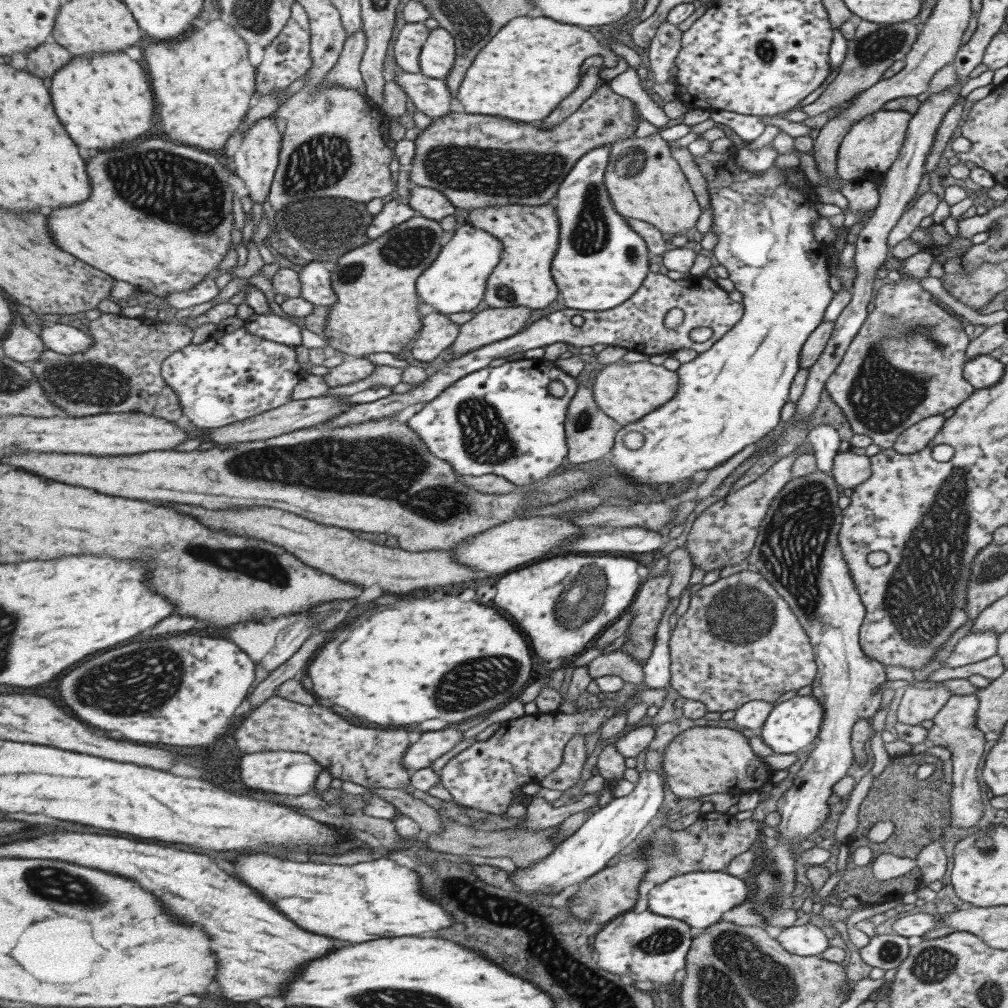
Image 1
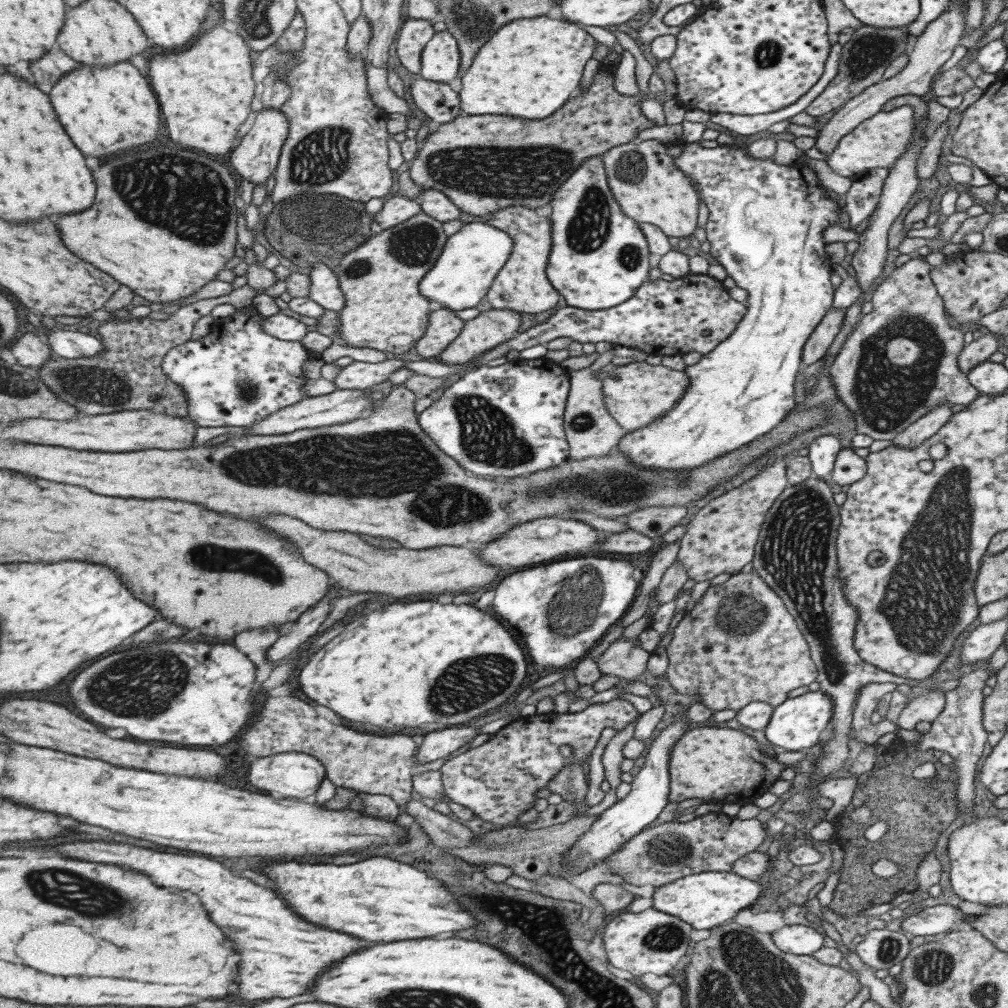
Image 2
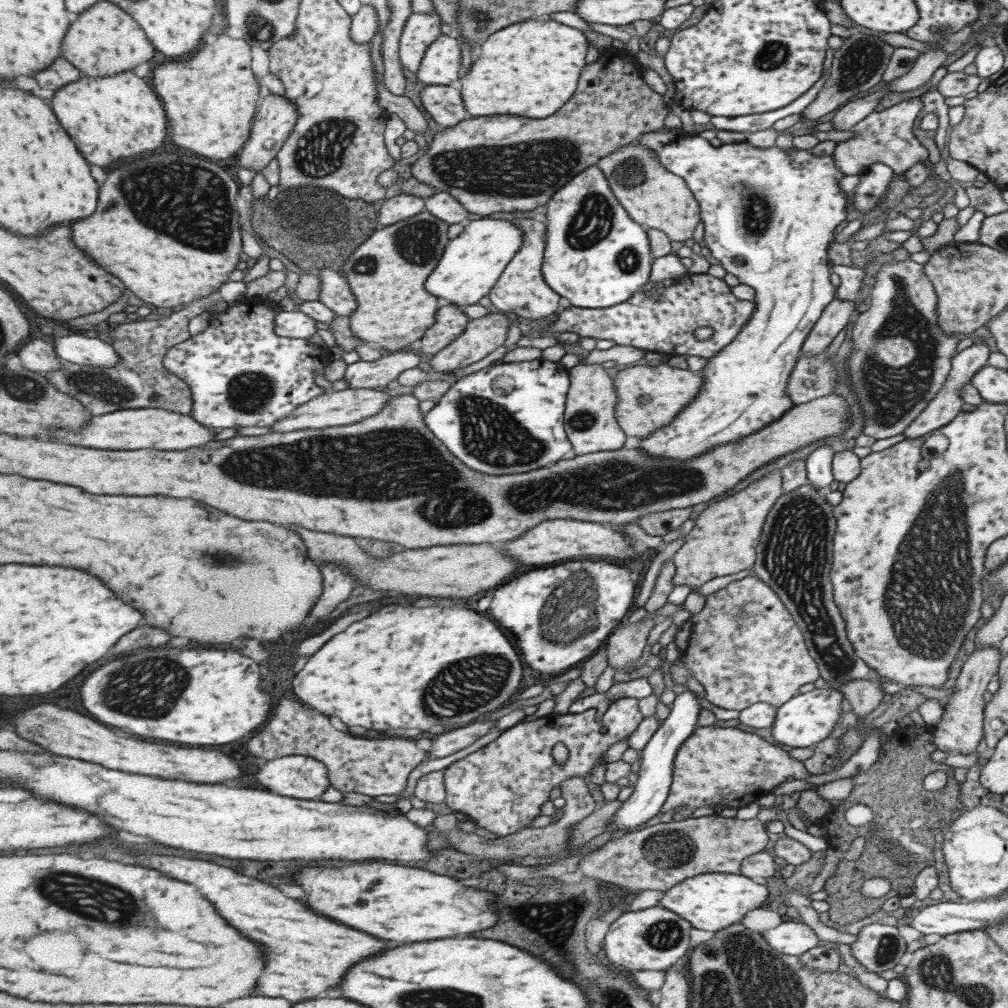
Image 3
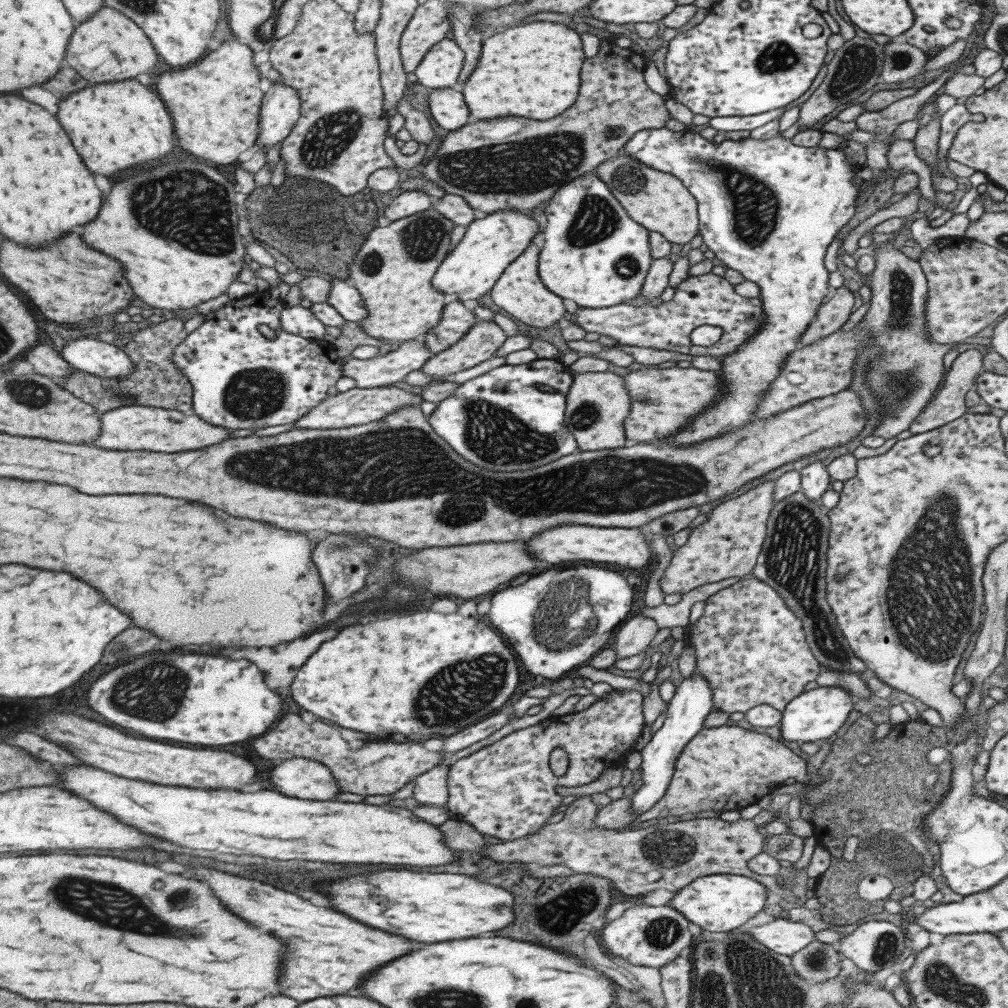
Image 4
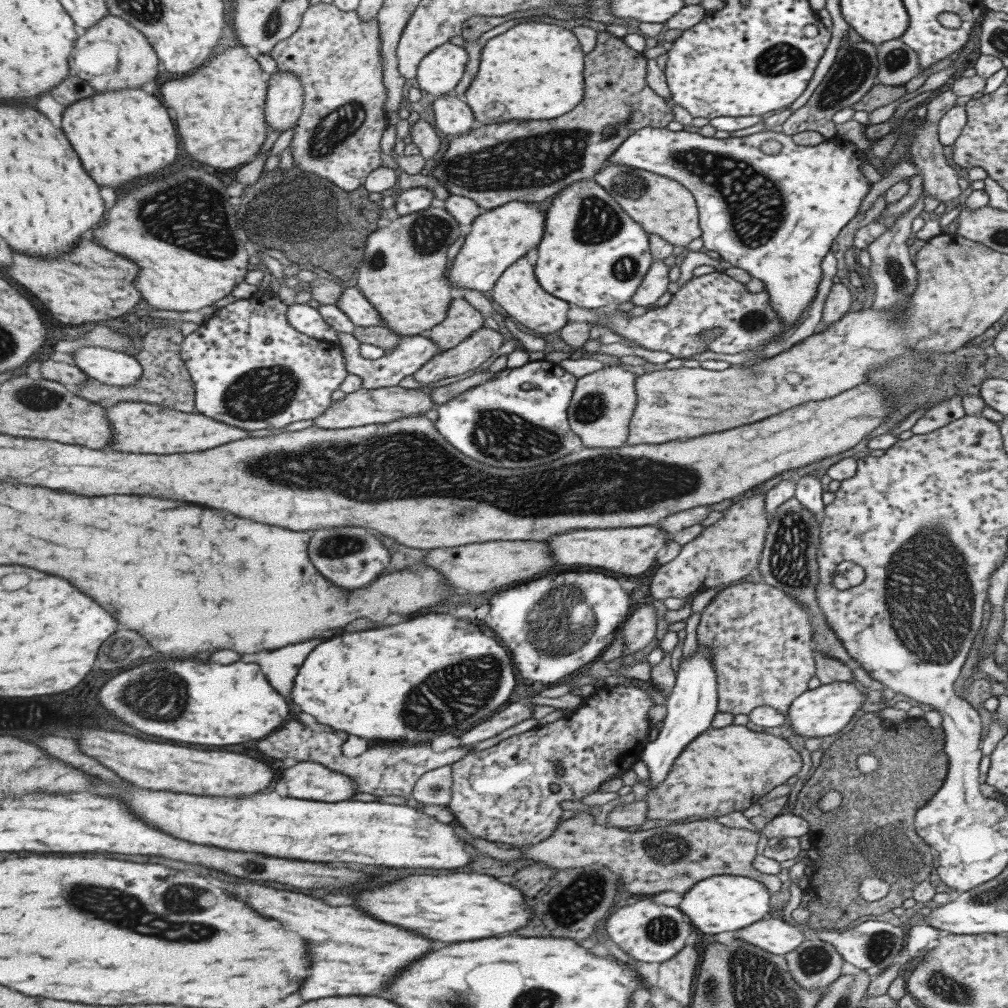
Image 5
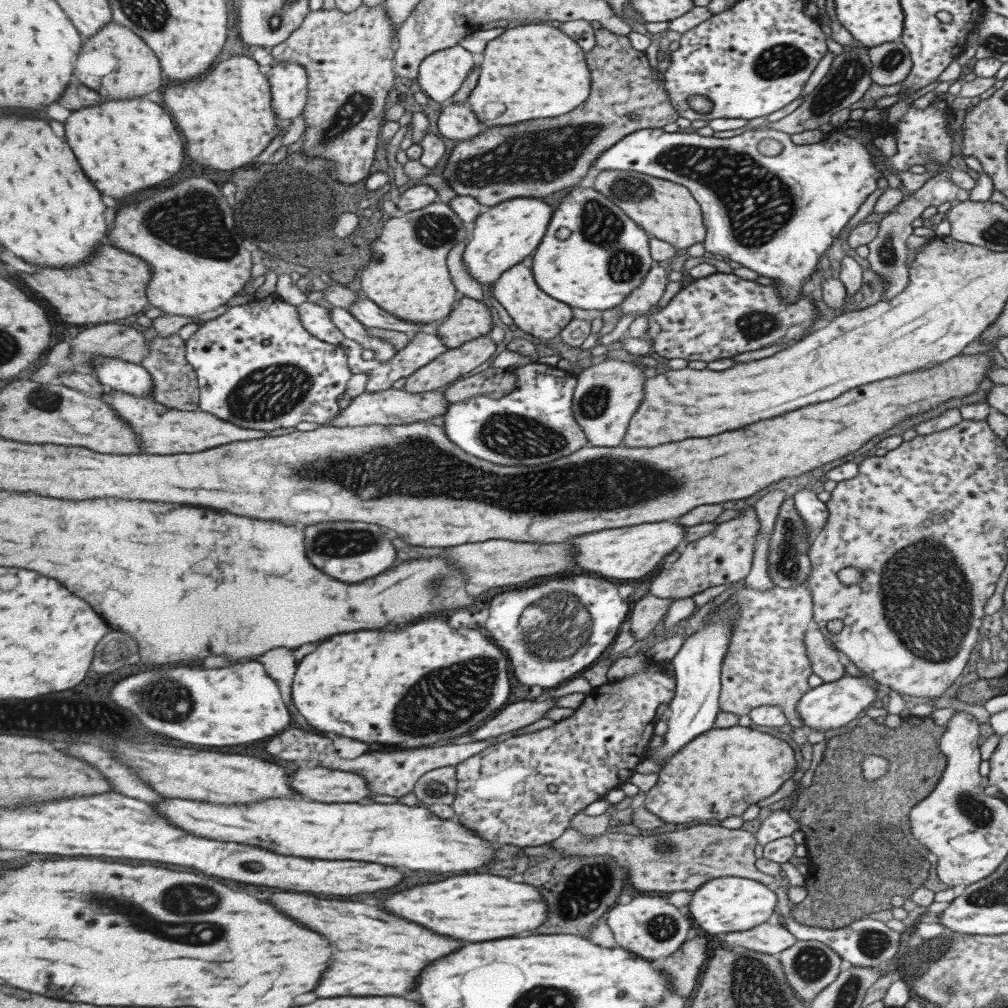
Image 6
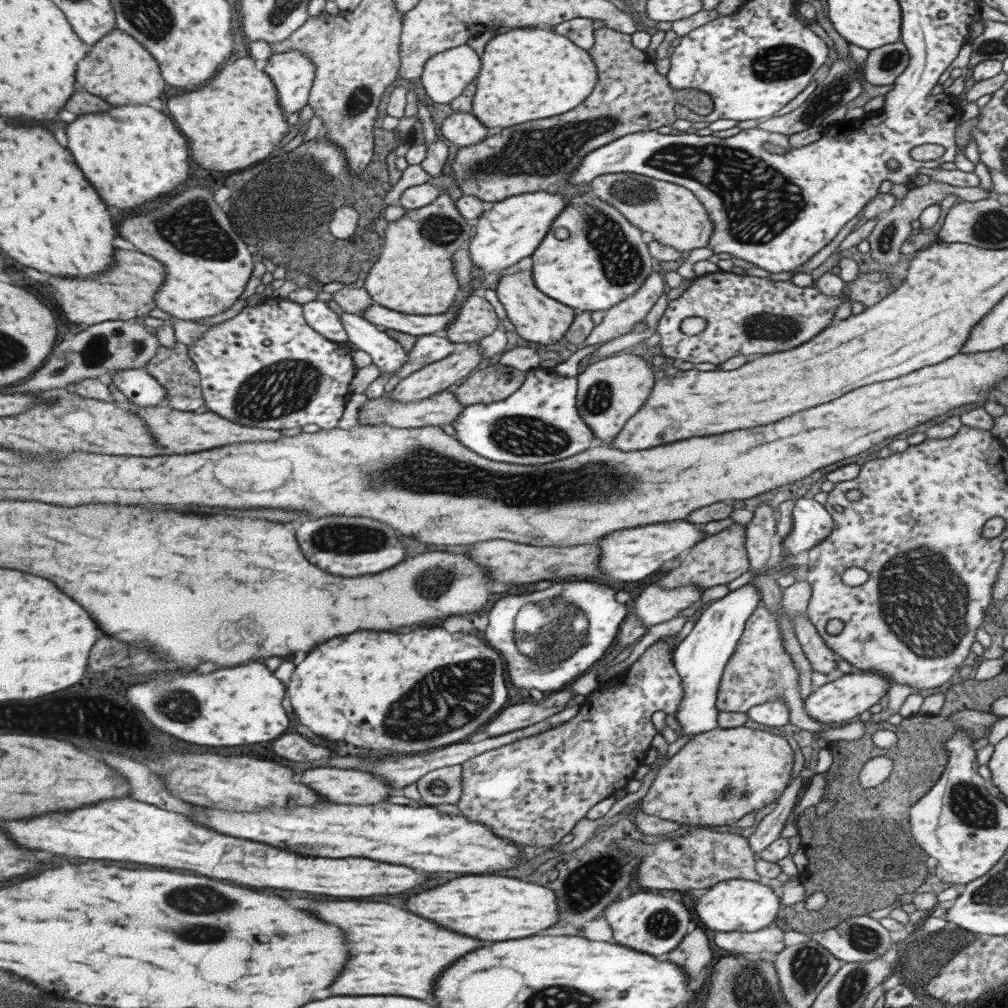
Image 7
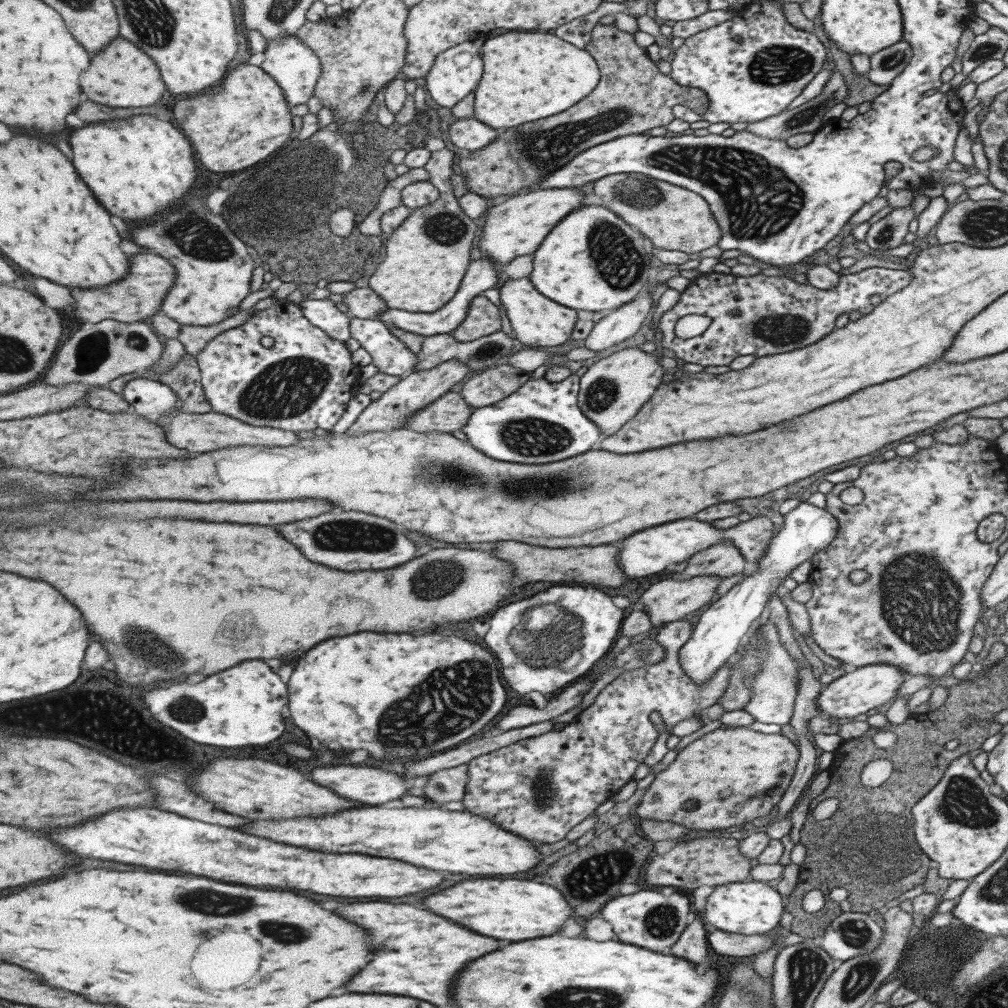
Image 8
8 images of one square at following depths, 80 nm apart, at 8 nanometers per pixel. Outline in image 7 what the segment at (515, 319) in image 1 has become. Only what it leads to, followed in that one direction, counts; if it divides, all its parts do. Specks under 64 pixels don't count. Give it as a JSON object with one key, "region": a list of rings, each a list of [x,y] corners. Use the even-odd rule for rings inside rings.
{"region":[[[467,343],[437,362],[422,366],[419,370],[403,377],[388,398],[398,402],[423,400],[432,394],[445,391],[457,380],[470,374],[482,360],[482,352],[474,343]]]}

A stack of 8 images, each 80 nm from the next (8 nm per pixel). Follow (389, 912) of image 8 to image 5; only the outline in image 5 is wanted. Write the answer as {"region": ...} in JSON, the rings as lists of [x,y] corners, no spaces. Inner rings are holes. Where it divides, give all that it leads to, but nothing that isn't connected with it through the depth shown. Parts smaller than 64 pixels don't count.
{"region":[[[247,882],[237,884],[235,898],[251,904],[261,916],[279,920],[285,928],[301,934],[309,942],[313,970],[297,992],[303,1000],[315,1000],[333,994],[379,994],[385,990],[395,972],[433,950],[433,946],[445,946],[421,938],[409,930],[377,922],[351,905],[327,906],[321,900],[295,892],[281,892]]]}

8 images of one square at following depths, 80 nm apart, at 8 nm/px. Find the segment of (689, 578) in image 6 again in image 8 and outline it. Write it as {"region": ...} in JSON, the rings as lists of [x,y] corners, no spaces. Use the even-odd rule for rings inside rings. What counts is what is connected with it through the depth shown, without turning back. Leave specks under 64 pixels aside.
{"region":[[[722,540],[705,550],[696,552],[685,560],[687,567],[681,572],[675,572],[673,579],[687,580],[688,578],[715,575],[722,579],[733,576],[743,570],[744,558],[730,540]]]}

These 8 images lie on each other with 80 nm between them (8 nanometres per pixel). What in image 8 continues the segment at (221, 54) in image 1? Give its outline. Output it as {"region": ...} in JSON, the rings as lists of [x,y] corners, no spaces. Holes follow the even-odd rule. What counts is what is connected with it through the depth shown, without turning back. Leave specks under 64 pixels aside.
{"region":[[[249,63],[234,67],[220,84],[206,89],[203,96],[181,100],[173,114],[185,134],[189,134],[197,158],[213,172],[251,168],[255,162],[275,153],[283,142],[287,142],[293,130],[281,86],[264,70]]]}

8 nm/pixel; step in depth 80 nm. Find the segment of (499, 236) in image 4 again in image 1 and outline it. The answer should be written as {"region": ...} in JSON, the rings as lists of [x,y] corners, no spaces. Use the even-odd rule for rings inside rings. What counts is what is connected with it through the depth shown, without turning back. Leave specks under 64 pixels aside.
{"region":[[[469,224],[457,225],[433,262],[417,277],[415,292],[419,300],[444,315],[473,310],[483,298],[487,277],[502,257],[501,242],[489,235]]]}

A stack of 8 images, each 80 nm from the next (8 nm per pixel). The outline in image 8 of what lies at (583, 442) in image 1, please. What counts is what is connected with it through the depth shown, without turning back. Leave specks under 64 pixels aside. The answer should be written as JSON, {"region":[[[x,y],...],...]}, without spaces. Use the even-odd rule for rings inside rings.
{"region":[[[659,346],[652,352],[637,347],[625,347],[601,358],[587,367],[578,378],[577,406],[597,428],[606,435],[620,429],[652,397],[661,384],[665,370],[659,365],[659,358],[666,355]]]}

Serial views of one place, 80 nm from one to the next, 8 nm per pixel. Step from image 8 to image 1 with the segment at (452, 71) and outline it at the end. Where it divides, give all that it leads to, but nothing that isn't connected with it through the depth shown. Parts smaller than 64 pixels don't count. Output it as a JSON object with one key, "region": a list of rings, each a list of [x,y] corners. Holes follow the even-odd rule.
{"region":[[[441,27],[431,29],[418,56],[420,73],[429,78],[444,80],[455,58],[455,40]]]}

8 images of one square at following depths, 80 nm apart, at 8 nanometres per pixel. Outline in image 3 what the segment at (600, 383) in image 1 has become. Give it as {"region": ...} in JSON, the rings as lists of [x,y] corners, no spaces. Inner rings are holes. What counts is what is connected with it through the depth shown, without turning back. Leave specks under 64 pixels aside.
{"region":[[[644,363],[631,364],[619,371],[613,379],[618,402],[614,415],[625,436],[645,438],[657,428],[663,428],[683,410],[701,389],[701,374],[687,369],[679,369],[666,365],[649,366]]]}

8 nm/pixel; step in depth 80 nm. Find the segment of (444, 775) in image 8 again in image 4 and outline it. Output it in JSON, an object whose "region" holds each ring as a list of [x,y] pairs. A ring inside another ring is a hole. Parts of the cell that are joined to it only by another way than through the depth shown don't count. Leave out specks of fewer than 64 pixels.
{"region":[[[437,765],[414,778],[412,797],[421,805],[441,807],[448,799],[448,766]]]}

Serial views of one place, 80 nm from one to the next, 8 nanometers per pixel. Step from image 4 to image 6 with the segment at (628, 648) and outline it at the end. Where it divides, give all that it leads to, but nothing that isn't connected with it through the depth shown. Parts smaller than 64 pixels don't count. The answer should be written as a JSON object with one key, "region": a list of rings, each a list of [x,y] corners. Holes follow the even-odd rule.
{"region":[[[647,593],[635,602],[633,611],[628,614],[628,618],[629,630],[634,634],[636,640],[641,642],[643,638],[649,638],[652,635],[653,628],[665,616],[671,601],[667,598],[655,598]]]}

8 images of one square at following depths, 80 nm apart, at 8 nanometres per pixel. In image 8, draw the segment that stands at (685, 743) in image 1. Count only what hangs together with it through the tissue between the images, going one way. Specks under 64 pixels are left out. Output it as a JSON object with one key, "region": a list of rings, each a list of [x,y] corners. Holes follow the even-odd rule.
{"region":[[[720,727],[687,744],[664,770],[655,774],[635,814],[640,819],[669,821],[691,830],[736,829],[743,822],[769,814],[791,782],[797,761],[797,747],[780,733],[761,734],[749,727]]]}

